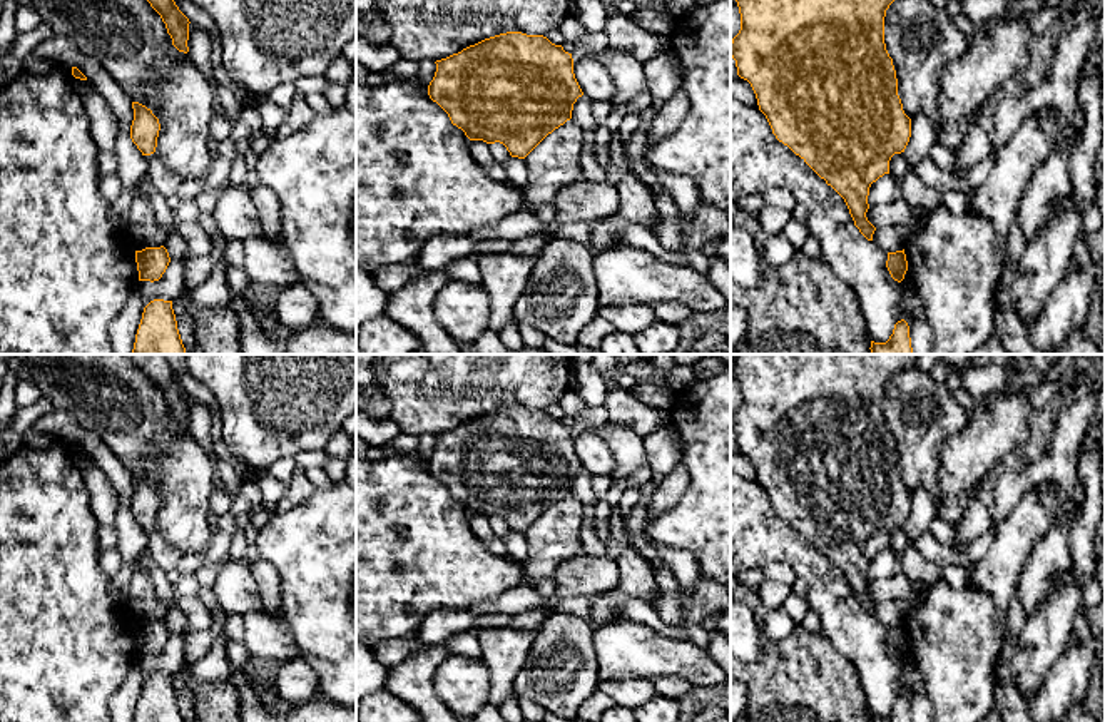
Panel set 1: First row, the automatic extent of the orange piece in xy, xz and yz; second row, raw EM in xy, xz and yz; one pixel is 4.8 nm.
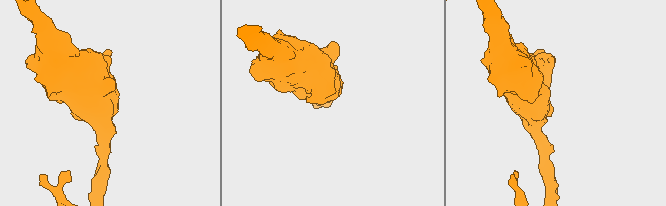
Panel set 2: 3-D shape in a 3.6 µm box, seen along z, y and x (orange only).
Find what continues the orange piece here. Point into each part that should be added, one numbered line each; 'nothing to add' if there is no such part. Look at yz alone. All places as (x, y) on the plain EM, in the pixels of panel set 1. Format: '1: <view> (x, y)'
nothing to add

